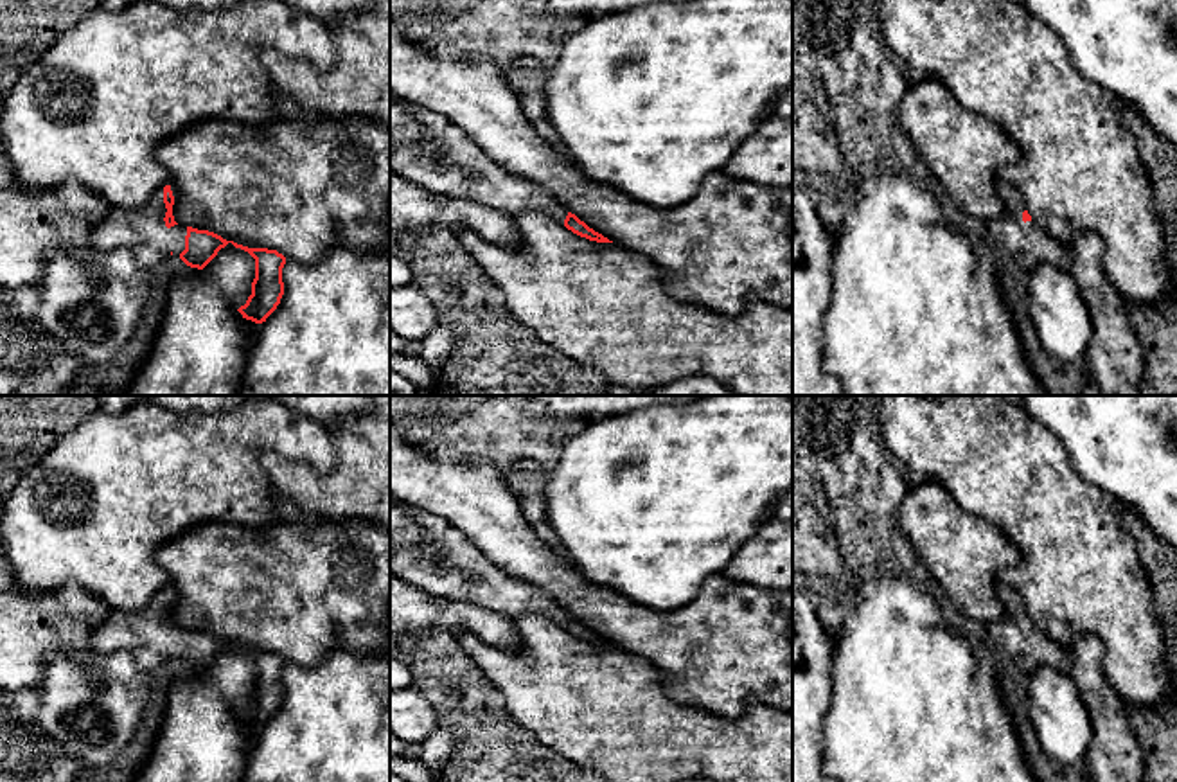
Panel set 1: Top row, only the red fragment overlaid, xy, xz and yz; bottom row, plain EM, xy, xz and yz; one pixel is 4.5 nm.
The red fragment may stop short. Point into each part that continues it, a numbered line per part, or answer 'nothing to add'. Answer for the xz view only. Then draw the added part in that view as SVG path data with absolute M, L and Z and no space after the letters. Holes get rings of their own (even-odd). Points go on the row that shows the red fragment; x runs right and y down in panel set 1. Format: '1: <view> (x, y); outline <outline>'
1: xz (451, 164); outline M419 106L412 111L429 142L395 149L390 155L394 173L435 194L471 200L507 216L543 212L564 225L570 210L539 183L496 164L442 113Z

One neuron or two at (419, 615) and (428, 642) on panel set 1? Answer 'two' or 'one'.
two

